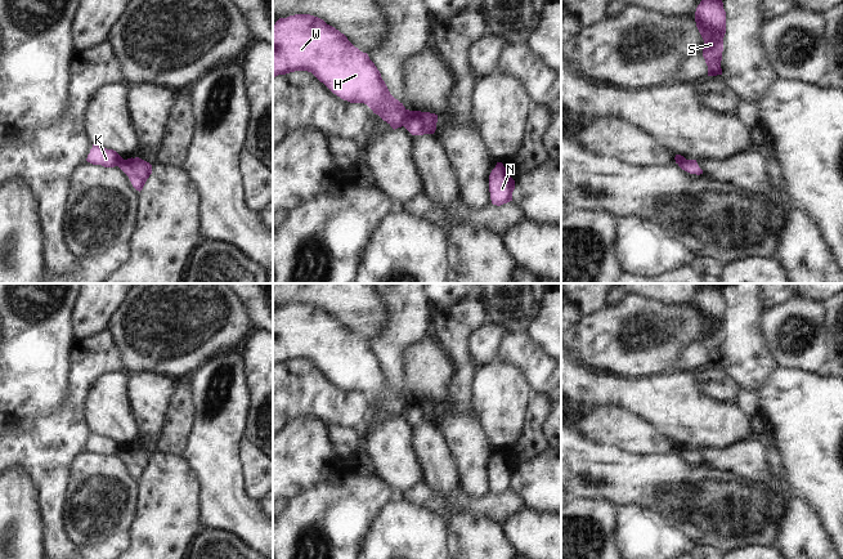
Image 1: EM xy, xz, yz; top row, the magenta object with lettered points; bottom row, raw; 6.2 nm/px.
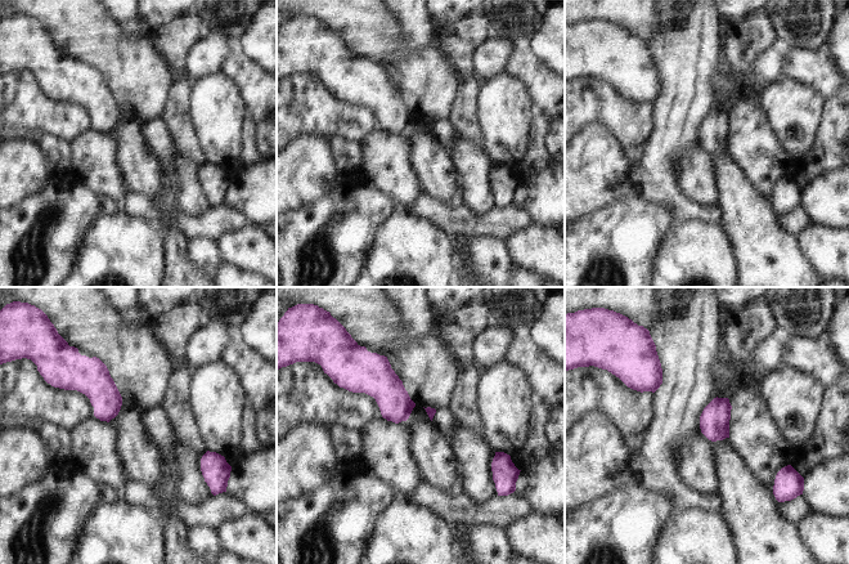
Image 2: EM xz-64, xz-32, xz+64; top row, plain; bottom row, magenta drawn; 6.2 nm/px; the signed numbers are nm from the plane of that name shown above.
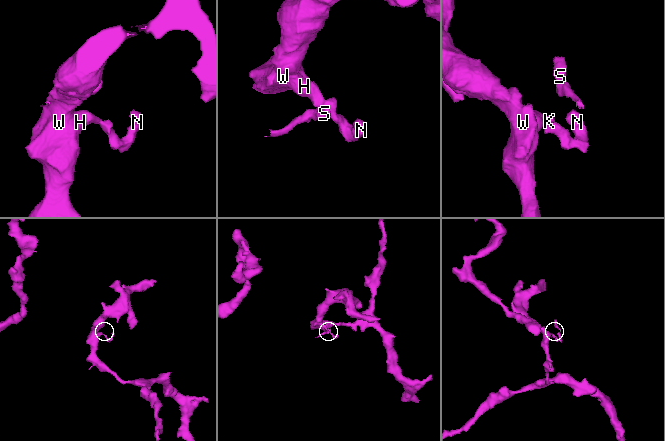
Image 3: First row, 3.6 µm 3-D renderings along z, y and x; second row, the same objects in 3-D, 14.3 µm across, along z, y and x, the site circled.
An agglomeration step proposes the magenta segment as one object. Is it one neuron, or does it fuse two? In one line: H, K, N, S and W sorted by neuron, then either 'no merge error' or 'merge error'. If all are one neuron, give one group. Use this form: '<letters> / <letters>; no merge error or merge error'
H K W / N S; merge error

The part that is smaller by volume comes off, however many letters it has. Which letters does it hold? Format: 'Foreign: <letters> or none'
Foreign: N, S

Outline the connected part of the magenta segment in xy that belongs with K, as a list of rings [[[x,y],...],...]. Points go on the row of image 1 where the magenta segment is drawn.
[[[93,144],[90,153],[88,155],[86,161],[93,165],[102,165],[104,167],[115,167],[124,158],[113,149],[107,149],[104,147]]]

